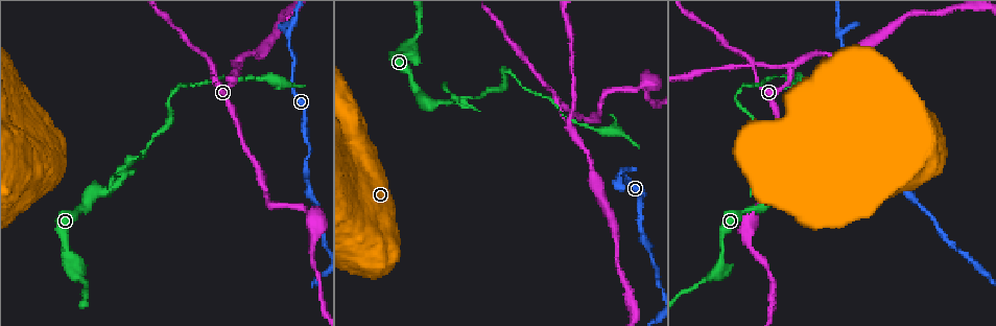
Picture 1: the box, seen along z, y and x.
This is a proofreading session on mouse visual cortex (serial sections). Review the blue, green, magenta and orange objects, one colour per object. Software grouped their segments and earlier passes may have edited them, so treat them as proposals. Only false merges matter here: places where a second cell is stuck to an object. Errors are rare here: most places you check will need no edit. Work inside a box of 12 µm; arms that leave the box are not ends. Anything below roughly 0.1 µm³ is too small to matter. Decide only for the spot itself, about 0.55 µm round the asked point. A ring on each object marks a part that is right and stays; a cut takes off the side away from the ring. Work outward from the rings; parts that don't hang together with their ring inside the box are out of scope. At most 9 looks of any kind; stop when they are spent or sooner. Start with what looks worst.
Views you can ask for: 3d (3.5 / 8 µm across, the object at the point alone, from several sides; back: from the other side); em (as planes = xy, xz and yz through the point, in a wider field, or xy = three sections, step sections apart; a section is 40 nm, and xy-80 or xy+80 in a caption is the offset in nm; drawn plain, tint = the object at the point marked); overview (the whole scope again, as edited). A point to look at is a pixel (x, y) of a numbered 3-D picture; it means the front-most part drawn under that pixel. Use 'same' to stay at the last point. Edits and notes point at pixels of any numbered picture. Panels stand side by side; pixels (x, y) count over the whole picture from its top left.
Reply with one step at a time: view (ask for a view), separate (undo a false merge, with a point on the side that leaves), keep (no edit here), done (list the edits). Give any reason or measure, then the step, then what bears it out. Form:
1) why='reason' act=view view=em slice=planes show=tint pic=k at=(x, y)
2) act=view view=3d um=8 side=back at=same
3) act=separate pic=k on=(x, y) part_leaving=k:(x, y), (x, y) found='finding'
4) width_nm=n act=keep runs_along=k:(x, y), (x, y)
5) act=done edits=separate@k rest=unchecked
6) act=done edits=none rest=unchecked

why='side arm on a straight run' act=view view=3d um=3.5 pic=1 at=(571, 122)

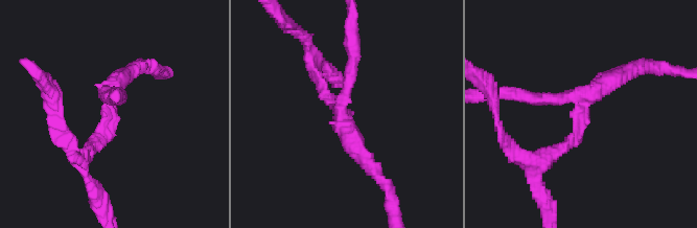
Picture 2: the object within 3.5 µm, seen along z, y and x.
arms=3 arm_widths_nm=200,200,250 act=view view=em slice=planes show=tint pic=2 at=(582, 102)

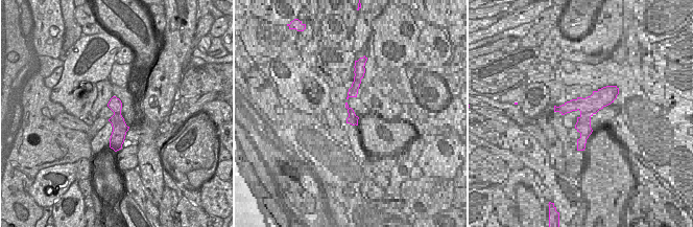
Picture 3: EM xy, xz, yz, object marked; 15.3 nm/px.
act=keep runs_along=3:(114, 99), (114, 145) found='all the same cell'

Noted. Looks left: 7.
why='abrupt turn' act=view view=3d um=3.5 pic=1 at=(840, 33)

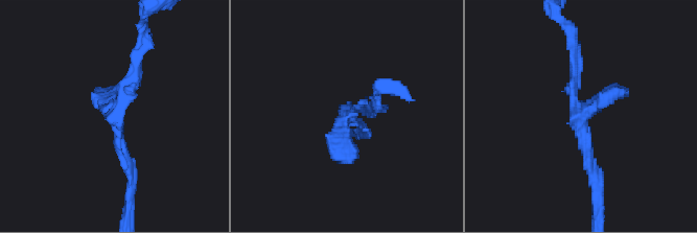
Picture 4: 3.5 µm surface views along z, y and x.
why='need the tissue' act=view view=em slice=xy step=1 show=tint pic=4 at=(576, 118)

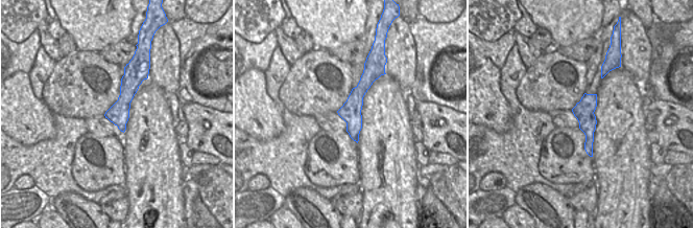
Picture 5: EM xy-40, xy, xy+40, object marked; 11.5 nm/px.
width_nm=240 act=keep runs_along=4:(131, 183), (109, 113), (115, 87) found='one cell here'

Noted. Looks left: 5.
why='calibre changes' act=view view=3d um=8 side=back pic=1 at=(420, 90)

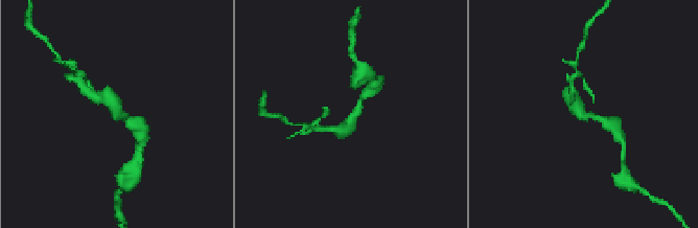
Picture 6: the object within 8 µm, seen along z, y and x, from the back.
act=view view=3d um=3.5 side=back pic=6 at=(117, 116)

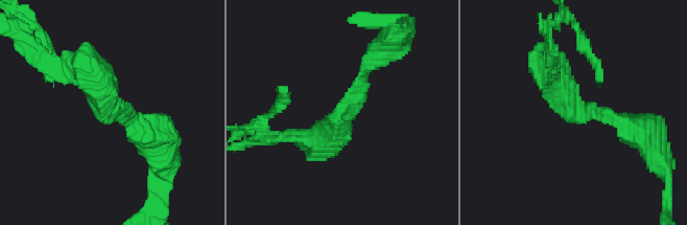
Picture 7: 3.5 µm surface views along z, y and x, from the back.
arm_widths_nm=250,500 act=keep runs_along=7:(376, 54), (337, 128), (305, 138) found='one cell here'

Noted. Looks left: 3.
why='thin neck' act=view view=3d um=3.5 pic=1 at=(140, 154)

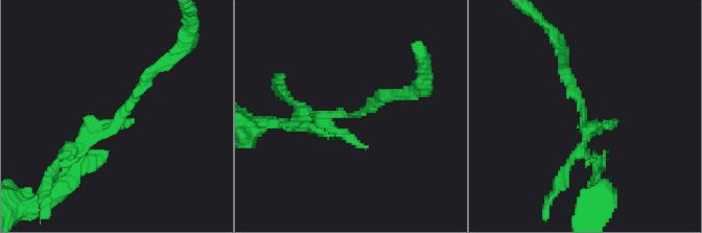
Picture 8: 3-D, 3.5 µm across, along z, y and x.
act=view view=em slice=xy step=2 show=tint pic=8 at=(353, 115)

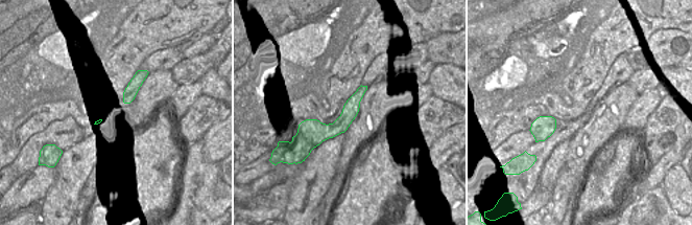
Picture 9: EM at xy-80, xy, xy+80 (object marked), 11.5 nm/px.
act=view view=em slice=planes show=tint at=same

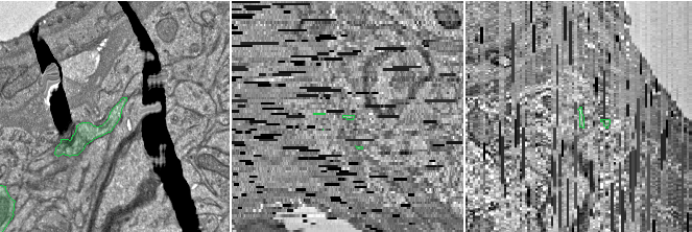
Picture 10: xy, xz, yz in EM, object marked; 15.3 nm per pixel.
act=keep runs_along=10:(122, 101), (102, 130), (82, 128) found='all the same cell'

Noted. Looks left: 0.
act=done edits=none rest=unchecked

